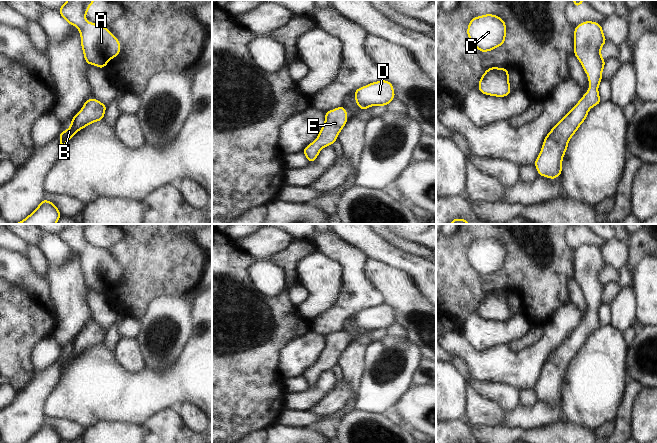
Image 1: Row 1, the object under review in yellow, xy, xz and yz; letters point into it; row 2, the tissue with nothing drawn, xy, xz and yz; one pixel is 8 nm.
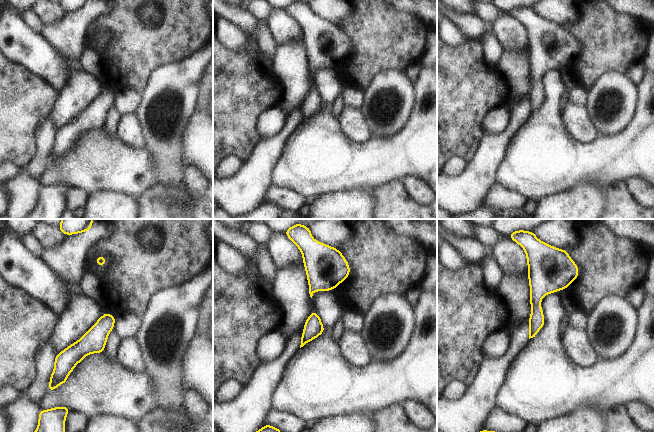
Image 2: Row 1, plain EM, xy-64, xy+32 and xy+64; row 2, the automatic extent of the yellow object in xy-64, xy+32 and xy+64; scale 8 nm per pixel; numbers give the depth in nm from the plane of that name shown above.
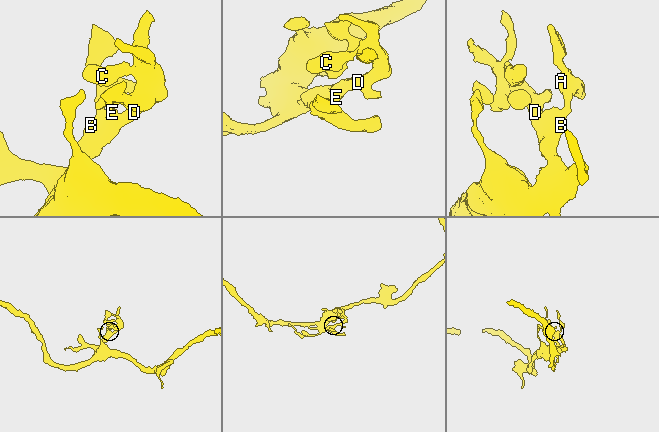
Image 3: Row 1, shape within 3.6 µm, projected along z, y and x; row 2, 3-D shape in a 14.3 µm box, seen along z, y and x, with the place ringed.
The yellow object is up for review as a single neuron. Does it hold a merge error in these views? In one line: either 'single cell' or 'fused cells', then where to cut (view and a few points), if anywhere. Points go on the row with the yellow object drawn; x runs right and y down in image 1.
single cell; cut none

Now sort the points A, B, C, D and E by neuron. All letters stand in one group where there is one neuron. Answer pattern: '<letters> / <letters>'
A B C D E

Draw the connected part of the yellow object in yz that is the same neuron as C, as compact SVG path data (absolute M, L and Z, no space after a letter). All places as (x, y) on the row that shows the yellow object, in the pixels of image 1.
M485 14L470 20L467 36L479 52L489 52L504 44L506 31L506 23L501 17Z

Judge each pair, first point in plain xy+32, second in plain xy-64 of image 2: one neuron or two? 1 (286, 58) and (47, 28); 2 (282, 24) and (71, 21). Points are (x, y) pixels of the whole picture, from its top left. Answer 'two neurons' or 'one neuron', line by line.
1: one neuron
2: two neurons

